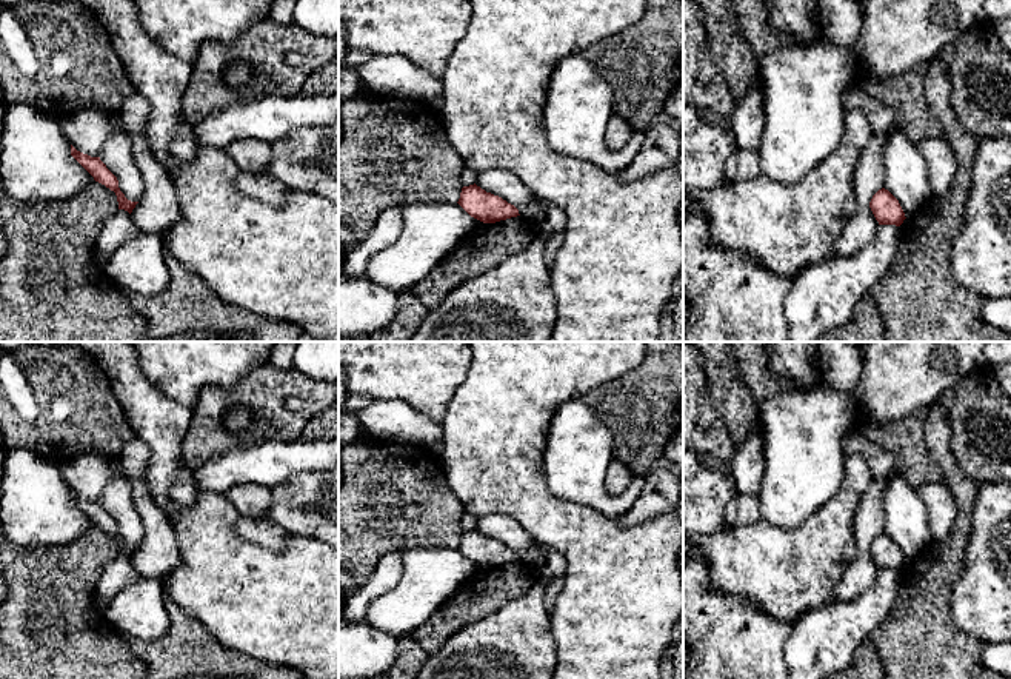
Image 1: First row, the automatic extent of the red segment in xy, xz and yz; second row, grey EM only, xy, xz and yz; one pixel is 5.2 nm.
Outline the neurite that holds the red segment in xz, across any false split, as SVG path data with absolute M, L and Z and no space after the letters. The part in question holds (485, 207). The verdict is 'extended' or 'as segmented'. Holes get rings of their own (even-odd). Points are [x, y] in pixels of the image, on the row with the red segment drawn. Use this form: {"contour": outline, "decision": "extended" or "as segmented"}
{"contour": "M463 186L457 202L471 217L483 223L495 223L517 217L519 209L499 196L486 192L480 186Z", "decision": "as segmented"}

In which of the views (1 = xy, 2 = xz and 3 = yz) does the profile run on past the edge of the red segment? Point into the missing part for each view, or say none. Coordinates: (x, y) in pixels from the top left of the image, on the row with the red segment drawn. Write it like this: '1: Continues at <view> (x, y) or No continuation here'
1: No continuation here
2: No continuation here
3: No continuation here

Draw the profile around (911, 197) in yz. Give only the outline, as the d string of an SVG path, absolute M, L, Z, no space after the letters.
M899 131L891 132L883 151L883 183L899 200L906 219L931 196L925 157L917 143Z

